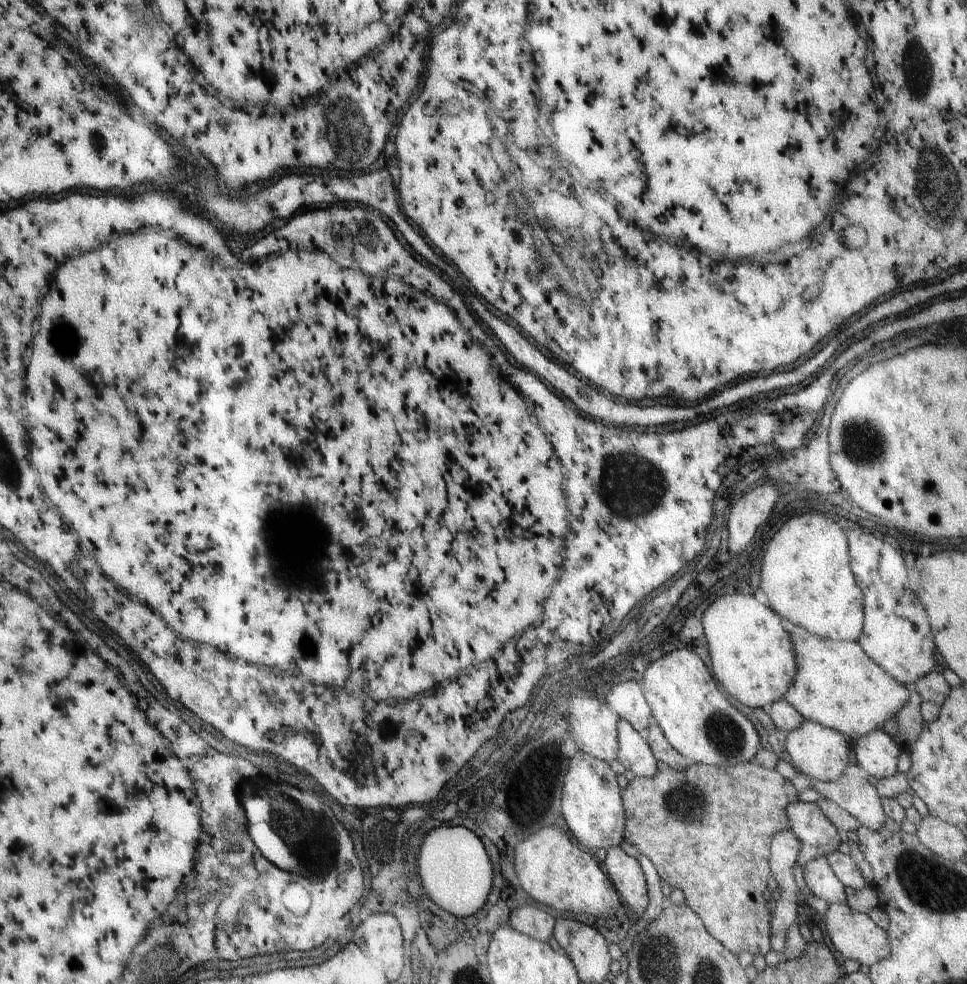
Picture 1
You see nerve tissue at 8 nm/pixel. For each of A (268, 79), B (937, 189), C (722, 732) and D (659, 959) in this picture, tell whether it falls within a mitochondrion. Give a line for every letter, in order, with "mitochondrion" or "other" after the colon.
A: other
B: mitochondrion
C: mitochondrion
D: mitochondrion

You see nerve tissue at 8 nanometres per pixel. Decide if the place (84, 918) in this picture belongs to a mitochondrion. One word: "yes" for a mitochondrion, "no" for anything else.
no

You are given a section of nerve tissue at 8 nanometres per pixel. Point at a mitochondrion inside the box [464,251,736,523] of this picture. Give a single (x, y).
(626, 504)

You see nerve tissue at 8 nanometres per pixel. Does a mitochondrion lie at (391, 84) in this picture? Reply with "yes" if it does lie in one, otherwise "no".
no

